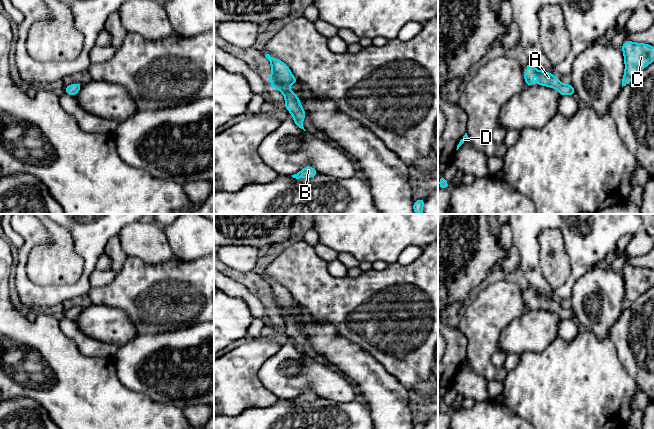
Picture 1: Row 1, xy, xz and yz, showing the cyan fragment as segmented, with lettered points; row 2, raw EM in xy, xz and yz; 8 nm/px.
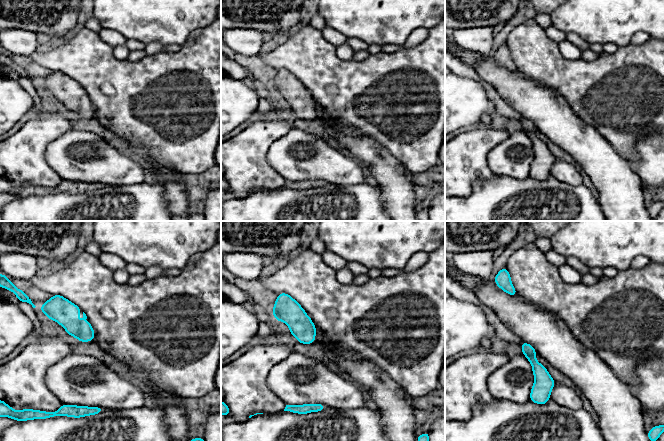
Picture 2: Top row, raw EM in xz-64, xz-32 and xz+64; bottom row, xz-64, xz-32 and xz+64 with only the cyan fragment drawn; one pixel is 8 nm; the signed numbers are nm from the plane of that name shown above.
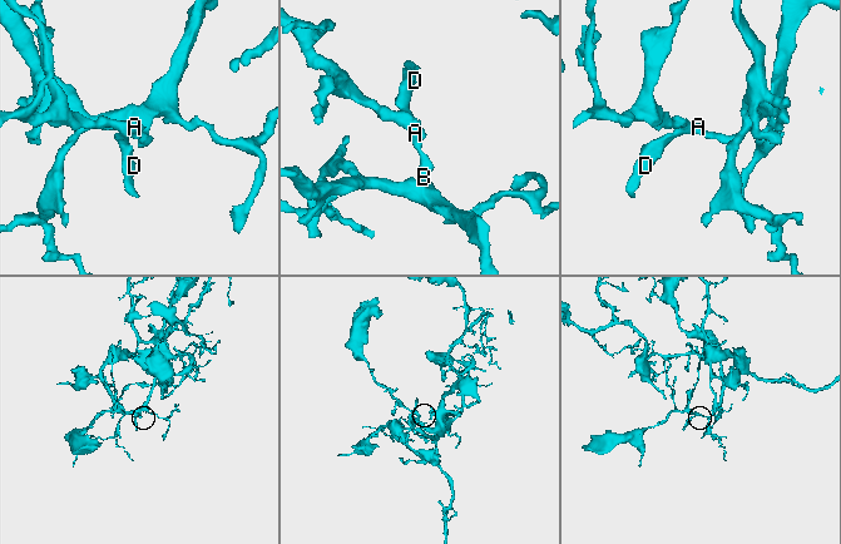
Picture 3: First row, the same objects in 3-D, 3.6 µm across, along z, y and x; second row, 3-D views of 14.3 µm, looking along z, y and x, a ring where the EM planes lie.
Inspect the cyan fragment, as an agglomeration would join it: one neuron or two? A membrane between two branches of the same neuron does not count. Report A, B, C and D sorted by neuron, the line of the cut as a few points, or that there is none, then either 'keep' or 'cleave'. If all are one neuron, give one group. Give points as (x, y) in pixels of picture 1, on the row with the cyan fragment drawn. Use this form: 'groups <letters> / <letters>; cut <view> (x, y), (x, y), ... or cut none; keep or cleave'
groups A B C D; cut none; keep

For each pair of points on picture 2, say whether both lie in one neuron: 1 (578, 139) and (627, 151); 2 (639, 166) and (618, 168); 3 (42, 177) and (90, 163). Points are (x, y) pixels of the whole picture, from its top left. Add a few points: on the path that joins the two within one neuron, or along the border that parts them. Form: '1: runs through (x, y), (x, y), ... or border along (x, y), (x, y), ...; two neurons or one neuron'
1: border along (598, 131), (622, 157), (630, 162); two neurons
2: border along (630, 162), (634, 172), (640, 179), (642, 188); two neurons
3: border along (46, 152), (48, 164), (62, 179); two neurons

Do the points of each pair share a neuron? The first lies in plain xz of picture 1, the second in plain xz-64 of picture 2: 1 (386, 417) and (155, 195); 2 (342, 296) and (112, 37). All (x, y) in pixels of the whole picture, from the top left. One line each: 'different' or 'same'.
1: different
2: different

